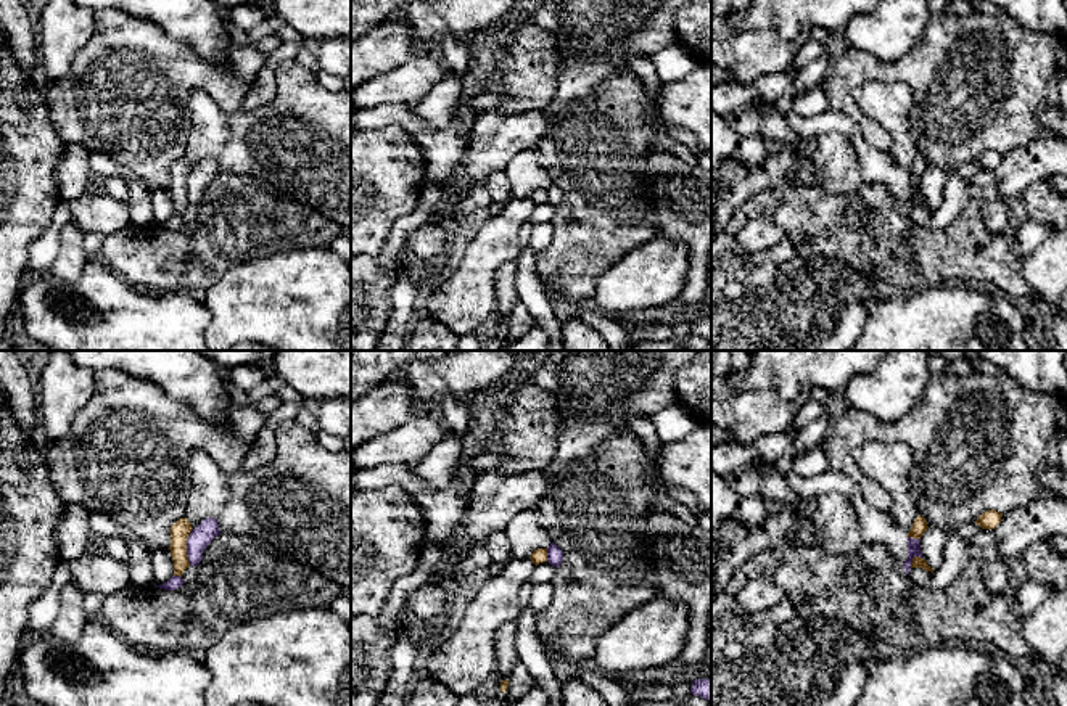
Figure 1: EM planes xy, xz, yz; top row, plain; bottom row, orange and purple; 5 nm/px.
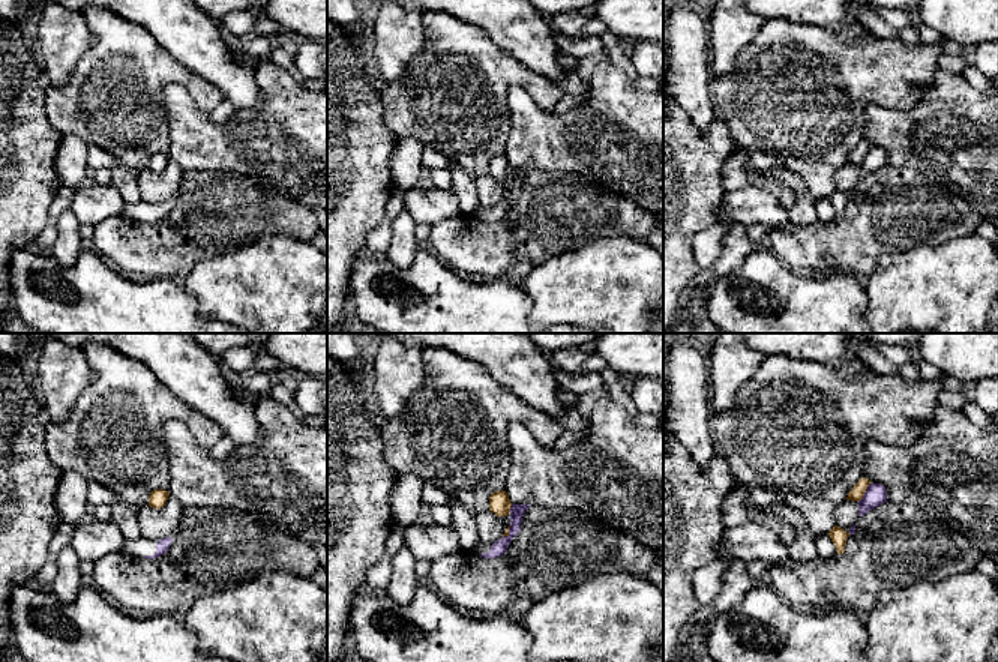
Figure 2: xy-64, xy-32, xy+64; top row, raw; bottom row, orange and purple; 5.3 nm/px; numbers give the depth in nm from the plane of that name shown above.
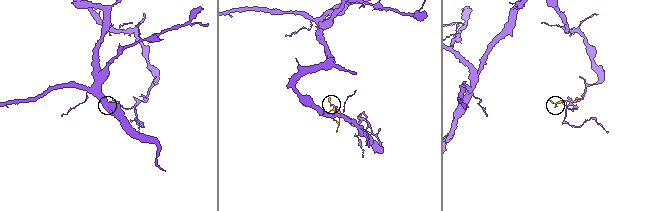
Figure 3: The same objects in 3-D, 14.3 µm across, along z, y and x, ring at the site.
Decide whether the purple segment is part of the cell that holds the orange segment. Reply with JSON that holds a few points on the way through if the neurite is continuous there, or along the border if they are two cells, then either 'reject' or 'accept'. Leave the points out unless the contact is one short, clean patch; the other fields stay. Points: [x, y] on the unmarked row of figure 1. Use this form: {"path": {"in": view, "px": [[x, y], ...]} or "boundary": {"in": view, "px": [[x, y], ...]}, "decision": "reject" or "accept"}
{"decision": "reject"}

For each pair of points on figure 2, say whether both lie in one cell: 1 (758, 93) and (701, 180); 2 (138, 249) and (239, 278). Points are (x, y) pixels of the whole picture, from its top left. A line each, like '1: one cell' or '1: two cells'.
1: two cells
2: two cells

